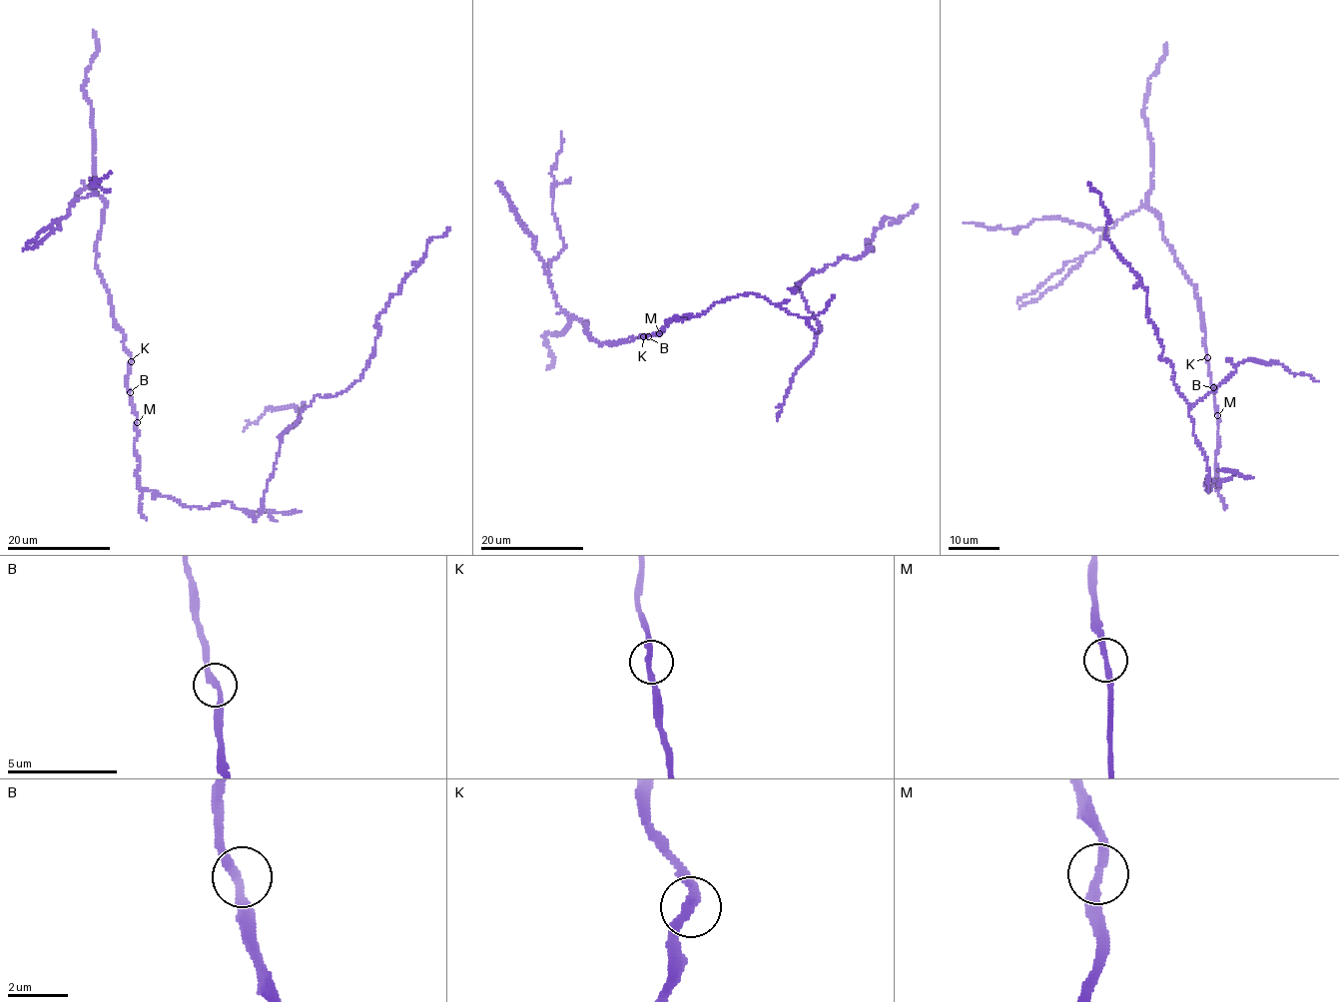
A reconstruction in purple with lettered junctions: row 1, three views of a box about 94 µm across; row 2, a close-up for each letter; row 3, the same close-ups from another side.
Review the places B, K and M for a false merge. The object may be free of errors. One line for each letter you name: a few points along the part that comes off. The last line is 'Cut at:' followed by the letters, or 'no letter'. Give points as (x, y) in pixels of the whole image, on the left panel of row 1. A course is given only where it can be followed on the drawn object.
Cut at: no letter

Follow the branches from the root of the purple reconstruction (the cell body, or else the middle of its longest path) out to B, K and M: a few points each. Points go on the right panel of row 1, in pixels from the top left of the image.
B: (1218, 477), (1218, 415), (1213, 387)
K: (1218, 477), (1218, 415), (1207, 357)
M: (1218, 477), (1217, 415)

